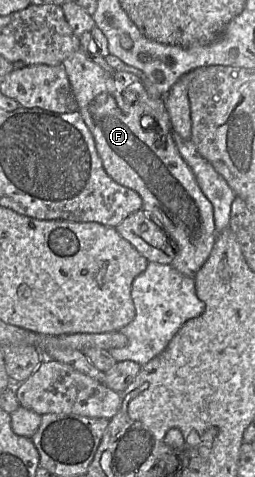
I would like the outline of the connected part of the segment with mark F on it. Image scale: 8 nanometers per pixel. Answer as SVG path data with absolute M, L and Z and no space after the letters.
M81 49L71 54L62 65L77 101L78 112L95 139L106 173L118 184L134 190L141 197L142 209L163 229L174 248L175 256L170 264L181 274L194 277L208 259L218 234L213 206L180 155L172 135L158 129L151 117L143 116L147 111L155 112L155 108L160 107L160 102L149 99L137 83L124 87L113 75L92 62Z

